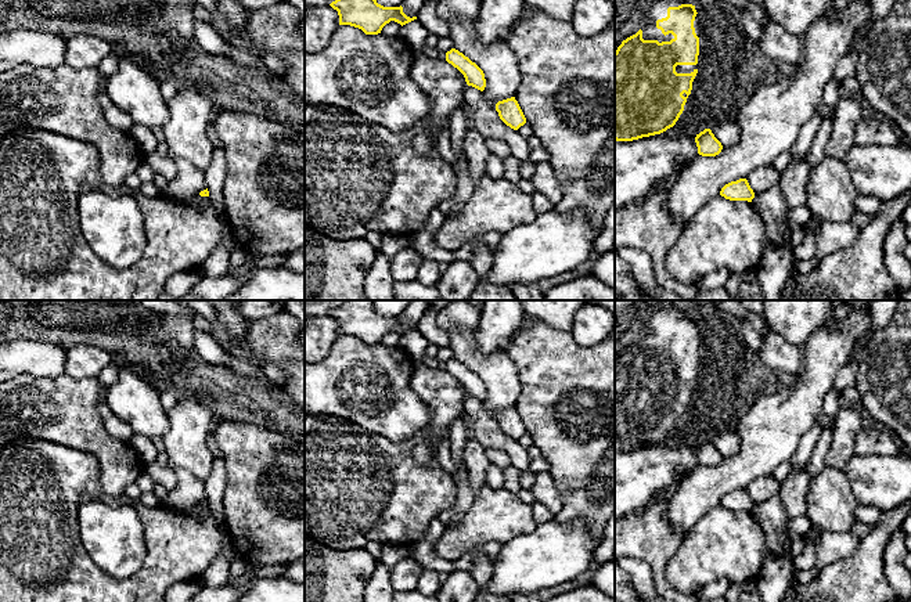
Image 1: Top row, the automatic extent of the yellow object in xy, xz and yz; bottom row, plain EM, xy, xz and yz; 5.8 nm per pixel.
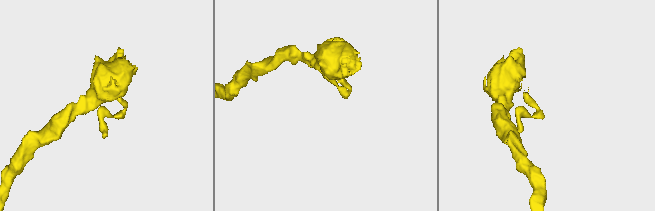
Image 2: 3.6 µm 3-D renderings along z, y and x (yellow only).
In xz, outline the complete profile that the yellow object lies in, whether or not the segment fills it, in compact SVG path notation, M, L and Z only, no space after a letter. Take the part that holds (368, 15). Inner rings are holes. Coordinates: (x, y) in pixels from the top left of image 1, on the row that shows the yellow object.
M335 0L330 4L338 11L339 25L350 25L366 35L378 35L382 28L395 21L402 26L417 19L407 17L403 7L384 7L377 0Z

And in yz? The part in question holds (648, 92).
M652 0L642 28L615 51L615 140L633 141L673 127L698 73L701 17L694 0Z

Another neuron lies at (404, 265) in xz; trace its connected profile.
M403 248L390 259L390 271L395 281L414 281L417 280L417 273L422 255L413 248Z

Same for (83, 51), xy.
M75 35L66 39L65 64L73 69L97 68L111 53L105 40L91 35Z

